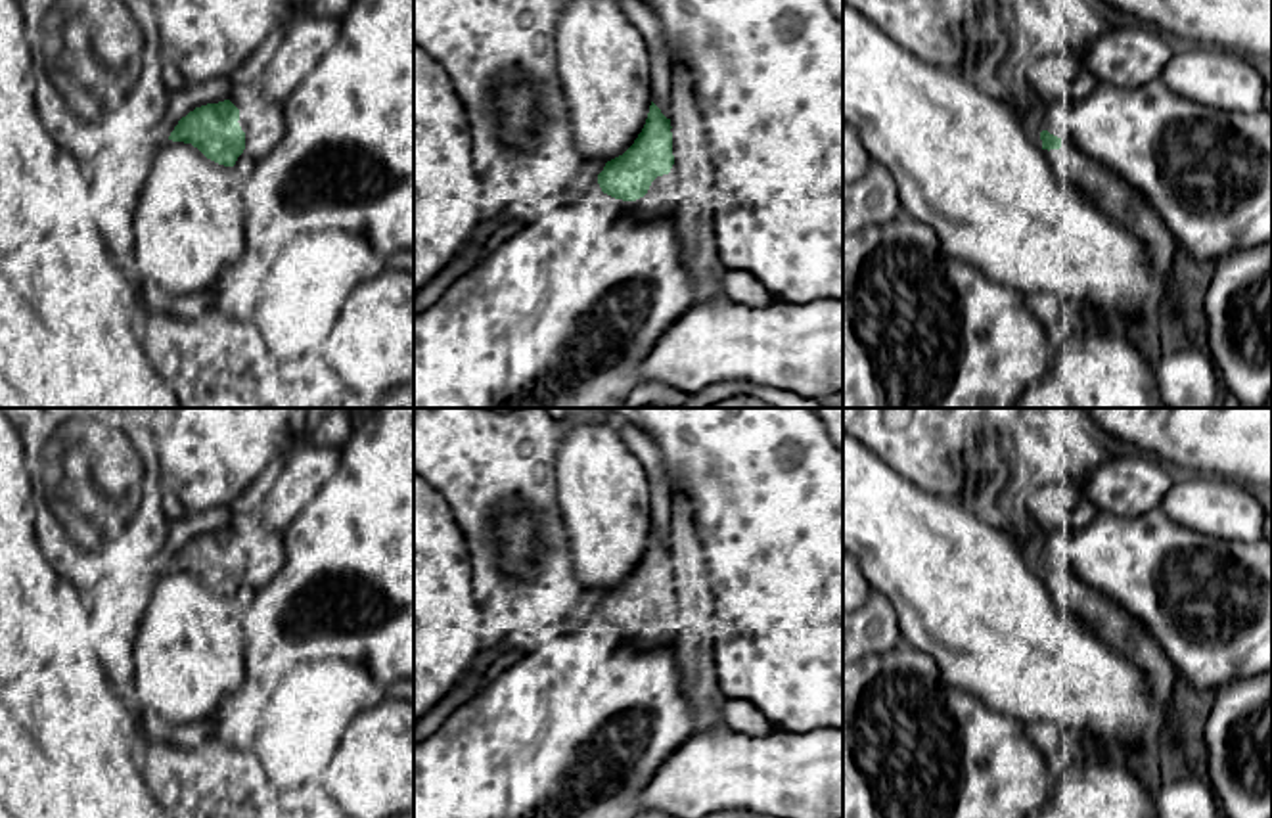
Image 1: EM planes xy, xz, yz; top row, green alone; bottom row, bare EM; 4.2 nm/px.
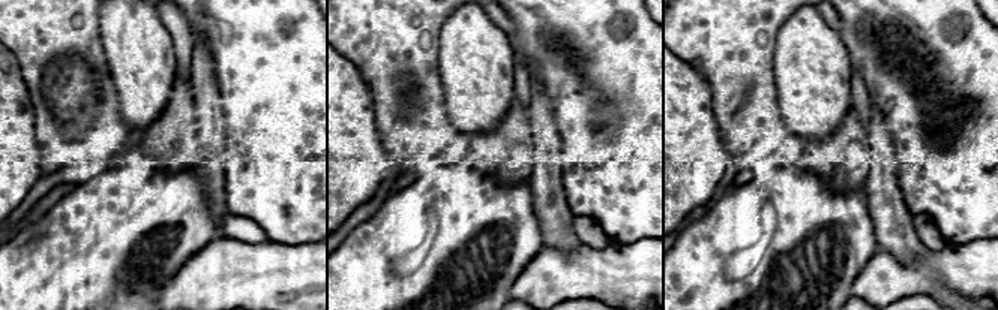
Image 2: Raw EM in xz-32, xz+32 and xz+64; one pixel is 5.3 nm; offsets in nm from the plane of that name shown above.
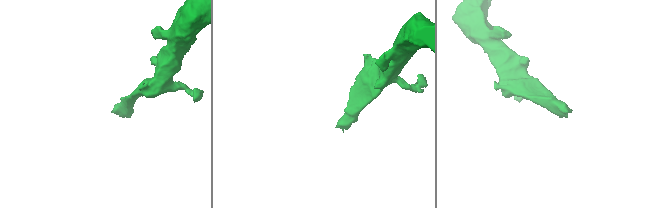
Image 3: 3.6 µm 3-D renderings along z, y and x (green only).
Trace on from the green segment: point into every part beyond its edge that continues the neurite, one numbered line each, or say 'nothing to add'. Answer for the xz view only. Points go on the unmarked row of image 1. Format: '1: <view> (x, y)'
1: xz (663, 623)

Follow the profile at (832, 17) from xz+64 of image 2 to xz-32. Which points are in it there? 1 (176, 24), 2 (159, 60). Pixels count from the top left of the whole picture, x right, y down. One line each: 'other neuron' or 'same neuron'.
1: same neuron
2: other neuron

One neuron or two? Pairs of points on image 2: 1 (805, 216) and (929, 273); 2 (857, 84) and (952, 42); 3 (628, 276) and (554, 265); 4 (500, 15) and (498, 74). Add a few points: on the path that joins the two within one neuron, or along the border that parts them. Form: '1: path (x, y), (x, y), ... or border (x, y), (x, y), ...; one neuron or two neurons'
1: border (878, 249), (856, 277); two neurons
2: border (853, 71), (862, 78), (872, 99); two neurons
3: path (610, 276), (572, 273); one neuron
4: border (486, 15), (506, 35); two neurons

